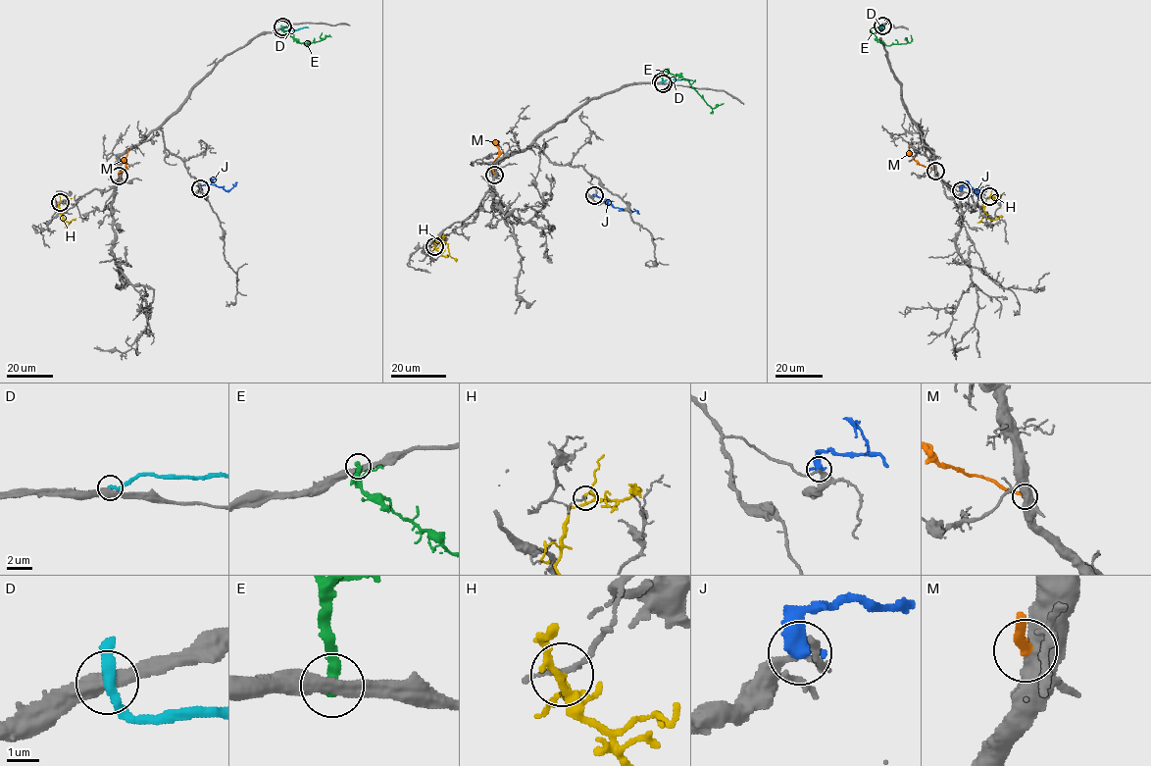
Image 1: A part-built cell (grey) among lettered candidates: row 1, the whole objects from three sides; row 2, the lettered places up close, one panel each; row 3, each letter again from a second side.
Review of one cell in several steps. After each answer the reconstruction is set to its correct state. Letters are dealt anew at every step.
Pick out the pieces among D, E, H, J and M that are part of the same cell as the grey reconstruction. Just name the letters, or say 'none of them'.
none of them

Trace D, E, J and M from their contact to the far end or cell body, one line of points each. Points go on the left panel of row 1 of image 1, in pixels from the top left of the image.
D: (281, 28), (296, 30), (308, 27)
E: (282, 26), (285, 32), (306, 45), (331, 36)
J: (200, 188), (201, 185), (216, 184), (229, 190), (237, 182)
M: (119, 176), (125, 170), (127, 149)

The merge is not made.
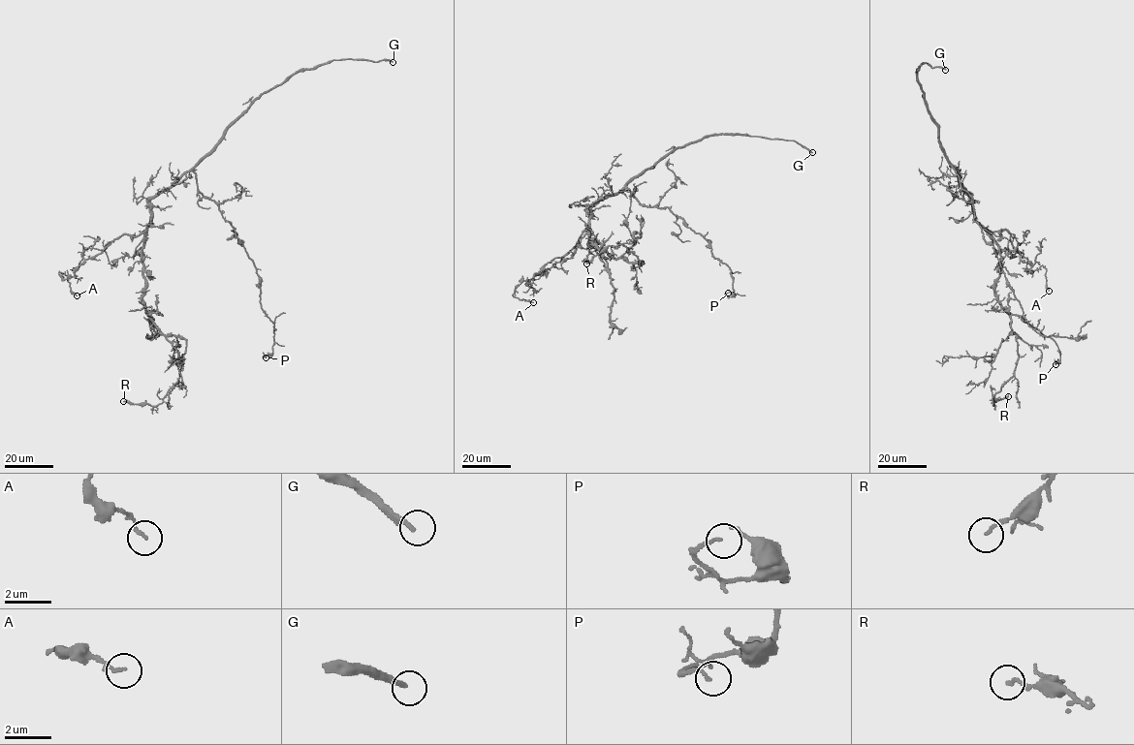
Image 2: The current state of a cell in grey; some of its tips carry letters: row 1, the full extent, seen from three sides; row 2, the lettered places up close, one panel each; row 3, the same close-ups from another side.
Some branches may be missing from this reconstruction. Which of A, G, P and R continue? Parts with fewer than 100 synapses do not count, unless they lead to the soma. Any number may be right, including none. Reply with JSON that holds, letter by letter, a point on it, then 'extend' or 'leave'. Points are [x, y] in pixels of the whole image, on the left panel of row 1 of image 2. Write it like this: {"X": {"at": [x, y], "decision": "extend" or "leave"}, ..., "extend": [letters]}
{"A": {"at": [77, 295], "decision": "leave"}, "G": {"at": [393, 62], "decision": "extend"}, "P": {"at": [266, 357], "decision": "leave"}, "R": {"at": [123, 401], "decision": "leave"}, "extend": ["G"]}

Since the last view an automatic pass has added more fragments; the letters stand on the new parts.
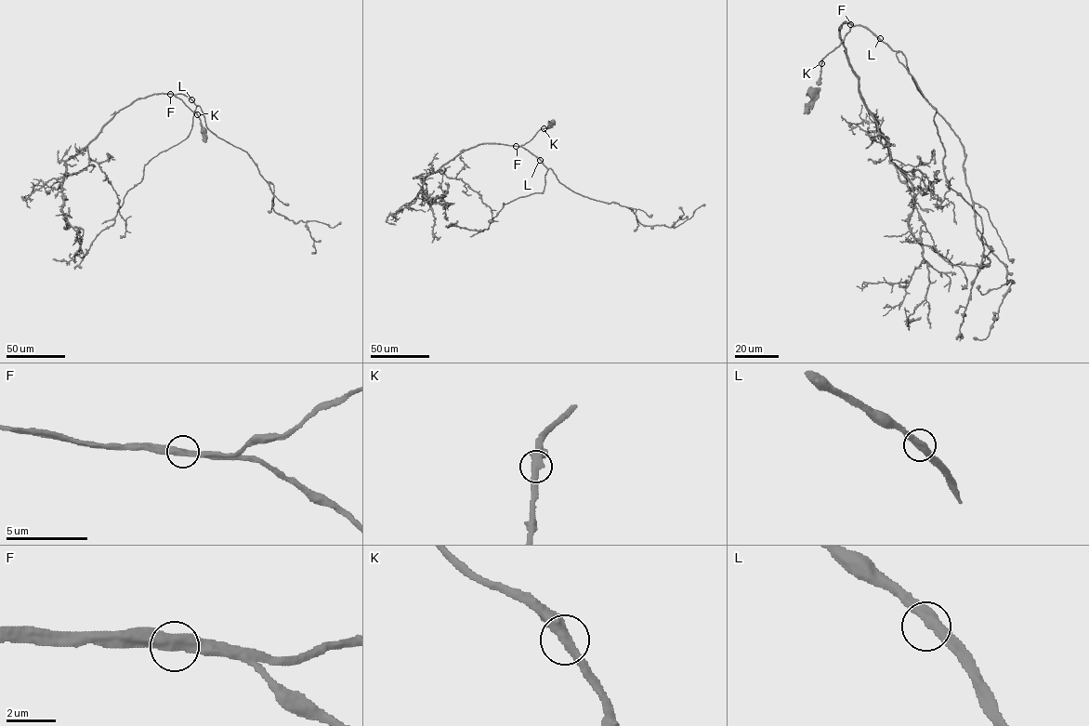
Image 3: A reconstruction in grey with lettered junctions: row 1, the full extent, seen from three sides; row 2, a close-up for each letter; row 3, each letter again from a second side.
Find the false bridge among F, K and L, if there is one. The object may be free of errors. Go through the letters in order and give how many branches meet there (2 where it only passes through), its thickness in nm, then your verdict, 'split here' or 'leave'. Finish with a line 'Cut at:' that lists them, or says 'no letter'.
F: 2 | 440 nm | leave
K: 2 | 460 nm | leave
L: 2 | 420 nm | leave
Cut at: no letter

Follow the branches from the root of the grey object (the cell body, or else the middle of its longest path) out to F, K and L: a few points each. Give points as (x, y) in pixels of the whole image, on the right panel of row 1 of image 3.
F: (813, 93), (820, 87), (821, 60), (840, 44), (850, 24)
K: (813, 93), (820, 87), (821, 63)
L: (813, 93), (820, 87), (821, 60), (836, 47), (852, 26), (864, 26), (880, 38)

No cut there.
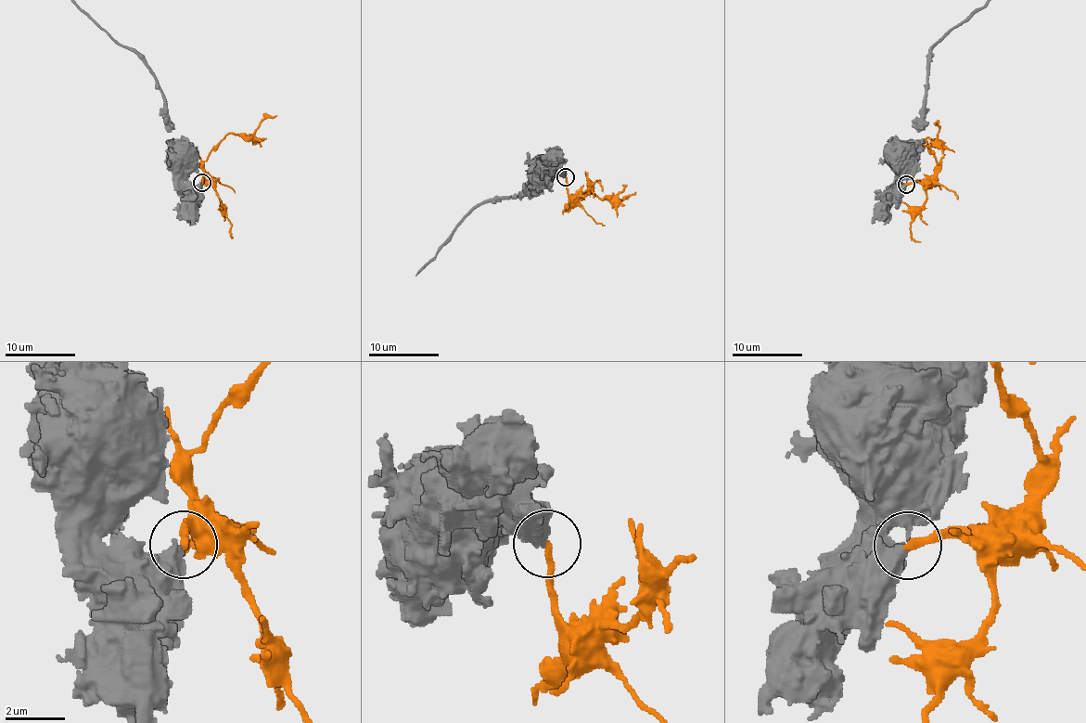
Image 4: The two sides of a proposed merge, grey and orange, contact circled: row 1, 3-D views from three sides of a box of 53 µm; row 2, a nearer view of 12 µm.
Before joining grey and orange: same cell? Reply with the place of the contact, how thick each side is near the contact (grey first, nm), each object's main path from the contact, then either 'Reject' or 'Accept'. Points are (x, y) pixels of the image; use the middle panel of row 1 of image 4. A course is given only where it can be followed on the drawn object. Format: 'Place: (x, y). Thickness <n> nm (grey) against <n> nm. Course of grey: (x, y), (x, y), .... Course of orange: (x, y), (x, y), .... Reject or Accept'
Place: (566, 177). Thickness 550 nm (grey) against 240 nm. Course of grey: (564, 176), (542, 173), (540, 177), (539, 175). Course of orange: (566, 176), (569, 207), (587, 191), (612, 200), (622, 199), (636, 191). Reject

